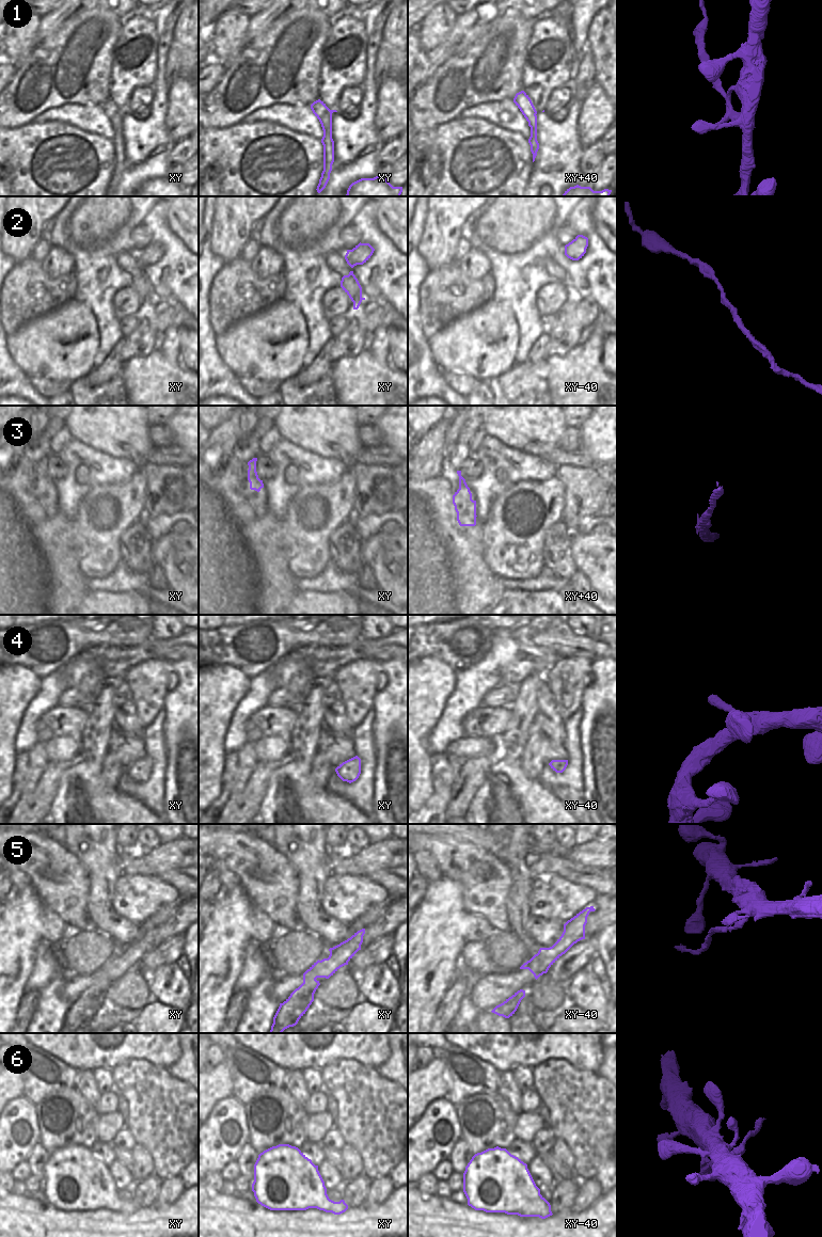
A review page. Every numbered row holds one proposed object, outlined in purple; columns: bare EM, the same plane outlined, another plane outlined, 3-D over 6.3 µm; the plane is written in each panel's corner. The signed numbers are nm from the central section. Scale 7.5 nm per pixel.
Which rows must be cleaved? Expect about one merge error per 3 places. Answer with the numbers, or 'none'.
1, 5, 6.

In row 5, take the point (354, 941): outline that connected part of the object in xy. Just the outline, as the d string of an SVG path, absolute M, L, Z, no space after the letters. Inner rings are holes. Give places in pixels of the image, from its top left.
M362 929L354 933L350 938L341 942L338 946L349 946L351 950L361 950L361 945L363 942L363 936L365 934L365 929Z

